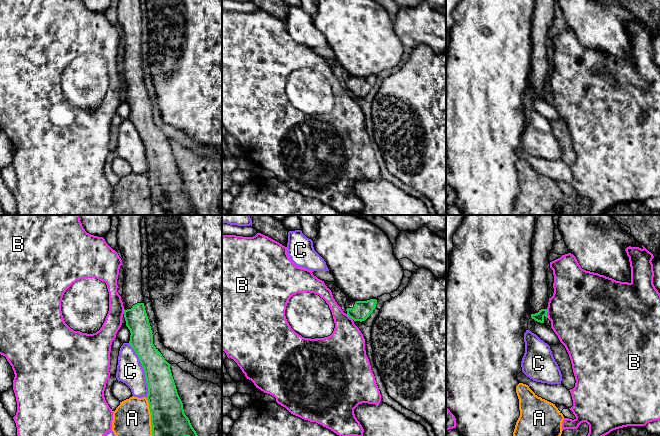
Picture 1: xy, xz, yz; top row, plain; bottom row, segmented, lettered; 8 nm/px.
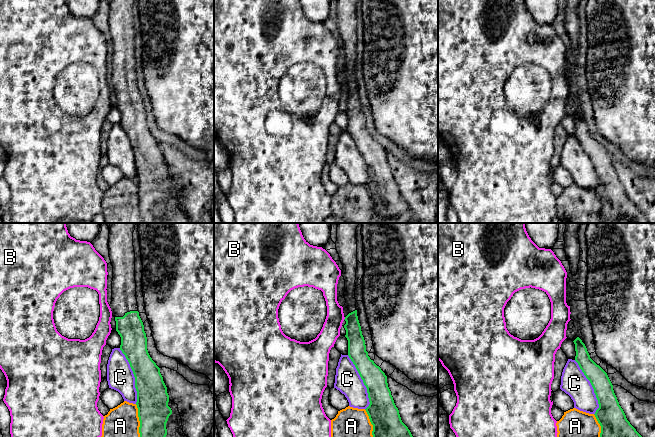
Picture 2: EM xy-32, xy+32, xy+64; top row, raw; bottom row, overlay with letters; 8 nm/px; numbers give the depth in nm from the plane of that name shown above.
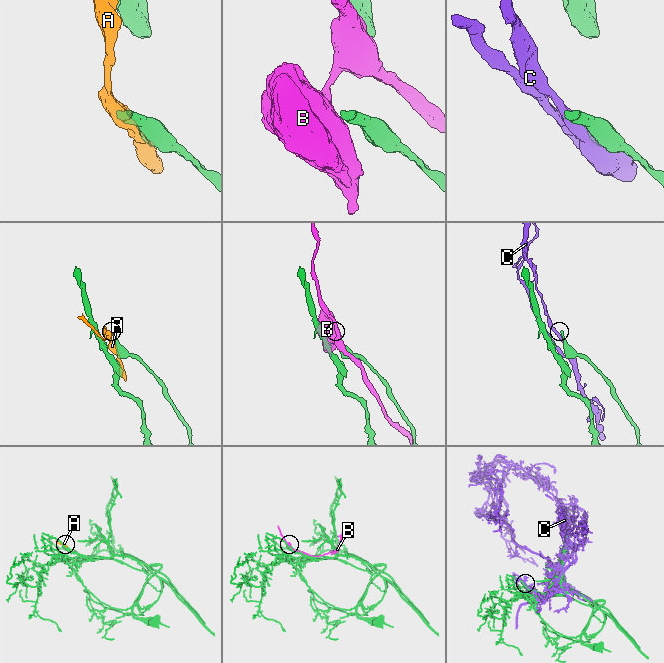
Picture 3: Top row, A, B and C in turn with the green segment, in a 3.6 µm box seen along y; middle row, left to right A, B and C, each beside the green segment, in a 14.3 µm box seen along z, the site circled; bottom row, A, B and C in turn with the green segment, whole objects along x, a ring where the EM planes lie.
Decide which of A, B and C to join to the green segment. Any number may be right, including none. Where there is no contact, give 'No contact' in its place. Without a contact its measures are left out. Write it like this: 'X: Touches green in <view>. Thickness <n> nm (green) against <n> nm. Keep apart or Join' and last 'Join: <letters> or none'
A: Touches green in xy. Thickness 280 nm (green) against 300 nm. Keep apart
B: Touches green in yz. Thickness 80 nm (green) against 460 nm. Keep apart
C: Touches green in xy. Thickness 240 nm (green) against 220 nm. Keep apart
Join: none

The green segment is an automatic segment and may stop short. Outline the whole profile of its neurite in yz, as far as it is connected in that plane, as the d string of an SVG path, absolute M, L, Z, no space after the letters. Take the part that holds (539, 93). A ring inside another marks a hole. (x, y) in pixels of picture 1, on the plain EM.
M535 0L531 22L532 65L530 73L531 94L544 99L549 78L547 45L550 43L548 33L554 15L555 0Z

